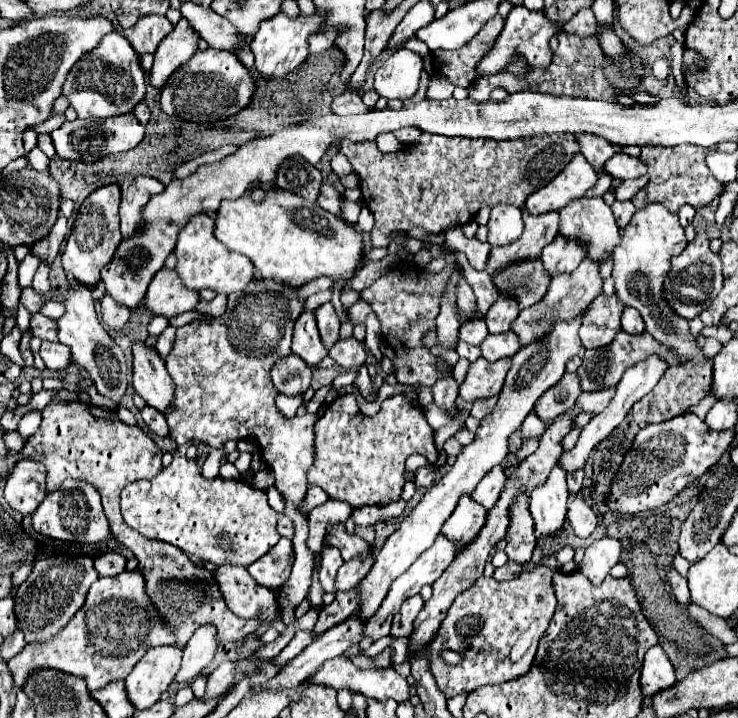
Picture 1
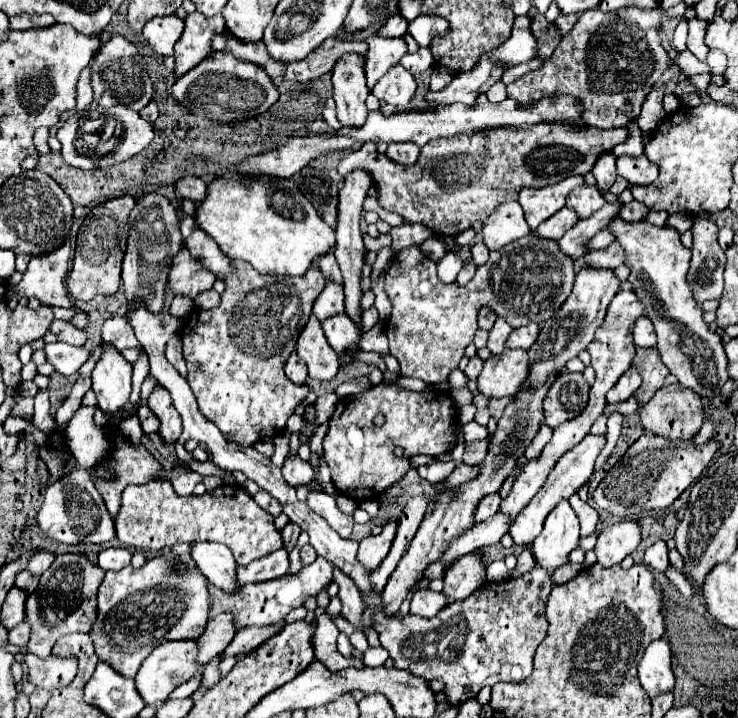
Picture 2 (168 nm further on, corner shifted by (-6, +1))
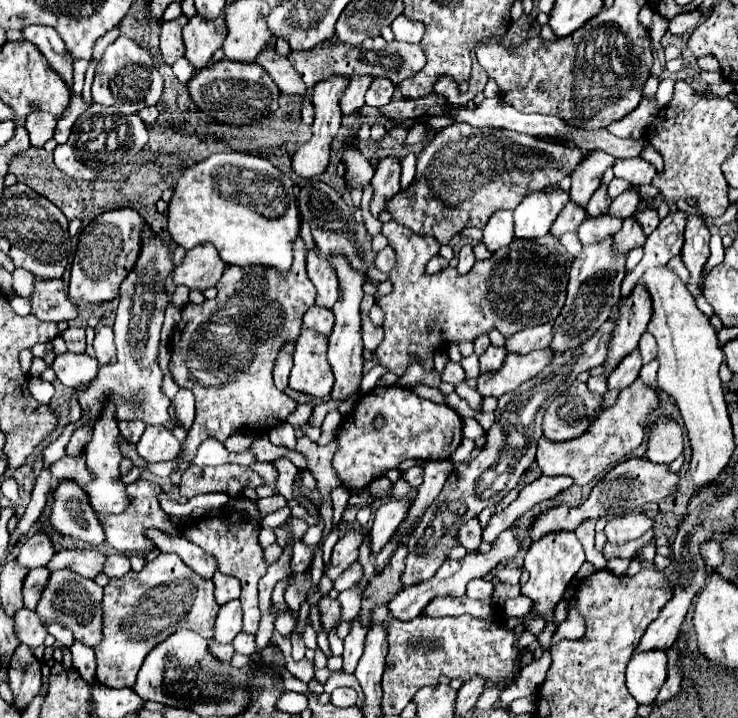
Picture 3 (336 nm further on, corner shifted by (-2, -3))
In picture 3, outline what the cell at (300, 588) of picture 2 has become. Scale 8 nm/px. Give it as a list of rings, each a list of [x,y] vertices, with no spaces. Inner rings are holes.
[[[349,530],[345,536],[339,538],[339,542],[333,548],[329,566],[325,566],[325,574],[331,580],[335,580],[343,570],[347,570],[359,558],[359,548],[365,538],[367,538],[365,530]]]

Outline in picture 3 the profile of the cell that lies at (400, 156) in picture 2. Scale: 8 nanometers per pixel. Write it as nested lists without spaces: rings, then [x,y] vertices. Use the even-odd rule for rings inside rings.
[[[385,158],[379,162],[377,172],[371,180],[373,200],[369,204],[369,210],[375,218],[379,216],[379,212],[385,210],[385,202],[399,192],[399,172],[401,164],[395,158]]]

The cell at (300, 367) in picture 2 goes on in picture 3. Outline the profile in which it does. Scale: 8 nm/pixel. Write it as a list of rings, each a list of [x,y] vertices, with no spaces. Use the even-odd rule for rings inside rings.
[[[289,340],[277,360],[275,360],[275,368],[273,368],[273,380],[275,380],[275,386],[279,390],[285,390],[287,388],[287,378],[289,378],[289,372],[291,372],[291,366],[293,366],[293,352],[295,352],[295,340]]]

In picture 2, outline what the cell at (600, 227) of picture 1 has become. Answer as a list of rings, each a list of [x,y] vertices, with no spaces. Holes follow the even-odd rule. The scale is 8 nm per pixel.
[[[581,186],[575,188],[569,196],[567,196],[567,206],[579,216],[579,220],[589,218],[591,214],[595,214],[599,208],[603,208],[607,204],[607,200],[601,196],[601,192],[595,186]]]

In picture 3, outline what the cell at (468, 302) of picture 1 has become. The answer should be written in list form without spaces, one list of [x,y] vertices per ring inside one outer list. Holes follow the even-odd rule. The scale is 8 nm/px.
[[[465,244],[461,250],[459,250],[459,258],[457,258],[457,272],[459,274],[465,274],[473,268],[475,264],[475,256],[473,256],[473,246],[471,244]]]

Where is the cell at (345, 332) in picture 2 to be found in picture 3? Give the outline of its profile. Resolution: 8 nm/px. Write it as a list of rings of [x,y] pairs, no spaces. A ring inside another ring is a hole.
[[[309,306],[305,316],[303,316],[303,324],[315,332],[321,332],[325,336],[329,336],[331,328],[333,328],[333,312],[329,308],[323,306]]]

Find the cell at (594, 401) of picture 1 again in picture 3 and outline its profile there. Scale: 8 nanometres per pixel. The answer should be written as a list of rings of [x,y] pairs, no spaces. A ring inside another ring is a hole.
[[[633,350],[609,374],[609,388],[615,388],[615,390],[627,388],[639,376],[639,368],[641,368],[641,356],[639,356],[639,350]]]

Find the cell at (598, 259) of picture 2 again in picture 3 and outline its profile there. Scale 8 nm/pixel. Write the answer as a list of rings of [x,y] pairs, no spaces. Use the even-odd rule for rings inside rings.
[[[629,216],[623,220],[623,228],[615,236],[615,246],[617,252],[629,252],[637,246],[645,244],[645,234],[641,230],[641,224],[635,220],[635,216]]]

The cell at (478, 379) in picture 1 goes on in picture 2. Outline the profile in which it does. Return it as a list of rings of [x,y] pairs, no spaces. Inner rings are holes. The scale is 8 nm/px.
[[[505,350],[501,356],[485,360],[477,378],[477,392],[487,398],[503,398],[515,394],[529,374],[529,358],[525,350]]]

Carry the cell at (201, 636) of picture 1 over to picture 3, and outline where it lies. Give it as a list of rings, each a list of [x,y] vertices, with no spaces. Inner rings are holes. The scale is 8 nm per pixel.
[[[231,600],[229,604],[223,604],[219,614],[217,614],[217,622],[215,622],[215,640],[219,644],[229,644],[239,632],[241,632],[241,604],[239,600]]]

